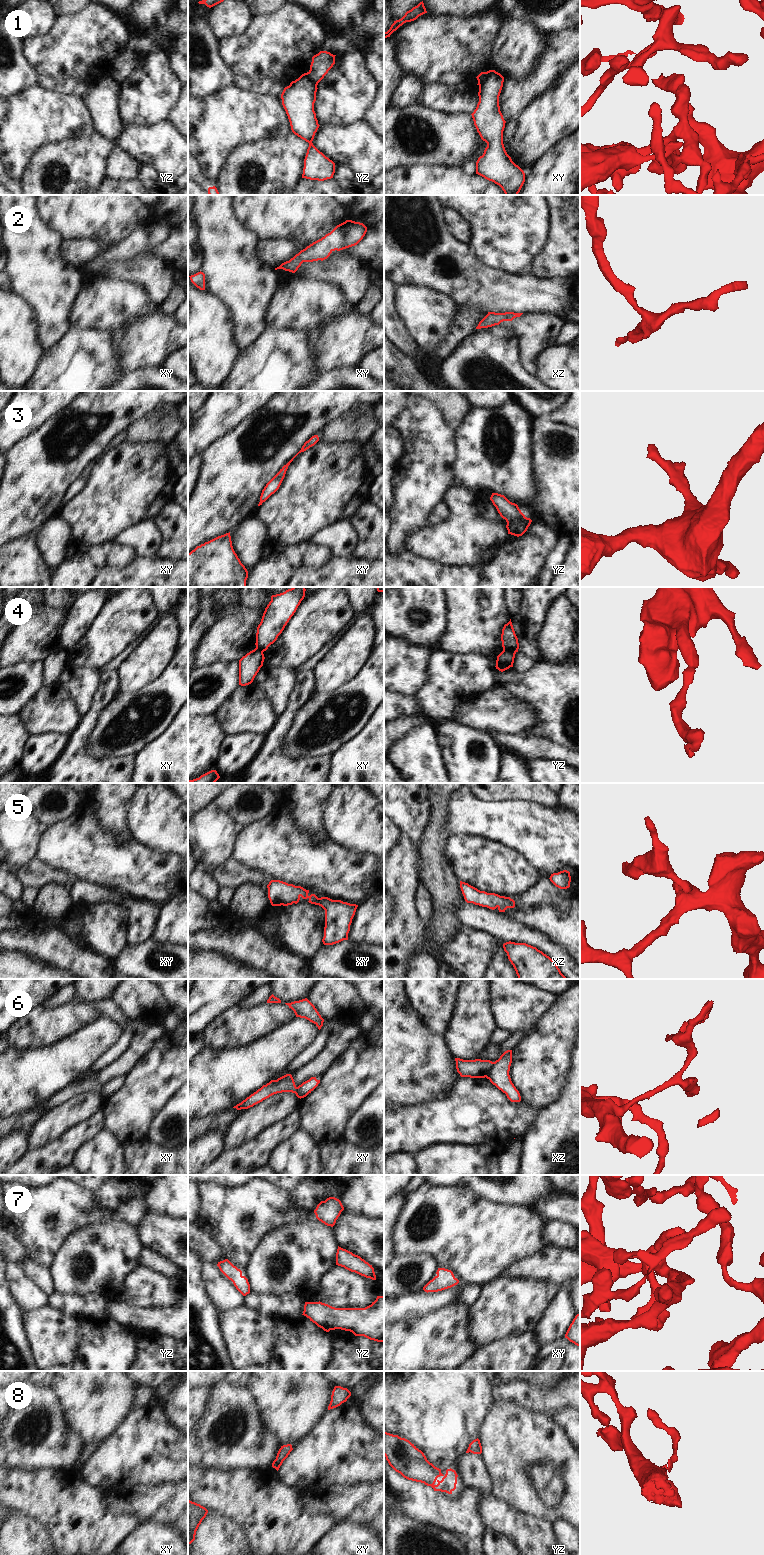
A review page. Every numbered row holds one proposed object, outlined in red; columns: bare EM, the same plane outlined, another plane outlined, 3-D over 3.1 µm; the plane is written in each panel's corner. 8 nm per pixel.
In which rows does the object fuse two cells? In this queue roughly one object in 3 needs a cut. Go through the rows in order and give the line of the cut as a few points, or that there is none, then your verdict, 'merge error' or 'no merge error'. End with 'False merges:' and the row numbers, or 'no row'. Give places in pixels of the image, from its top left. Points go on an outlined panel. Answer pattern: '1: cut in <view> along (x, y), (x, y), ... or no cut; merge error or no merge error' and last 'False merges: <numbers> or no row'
1: cut in yz along (307, 72), (310, 80), (316, 86); merge error
2: no cut; no merge error
3: no cut; no merge error
4: cut in yz along (503, 648), (515, 652); merge error
5: no cut; no merge error
6: cut in xz along (493, 1062), (485, 1076); merge error
7: no cut; no merge error
8: no cut; no merge error
False merges: 1, 4, 6

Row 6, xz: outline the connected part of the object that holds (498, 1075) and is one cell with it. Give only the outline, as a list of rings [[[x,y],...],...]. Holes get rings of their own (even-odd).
[[[512,1050],[505,1051],[498,1060],[493,1062],[486,1078],[499,1090],[506,1094],[511,1102],[520,1102],[521,1096],[511,1081],[509,1071],[512,1063]]]

